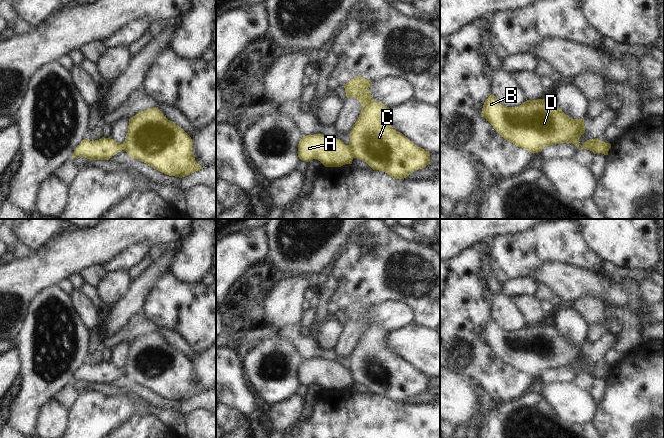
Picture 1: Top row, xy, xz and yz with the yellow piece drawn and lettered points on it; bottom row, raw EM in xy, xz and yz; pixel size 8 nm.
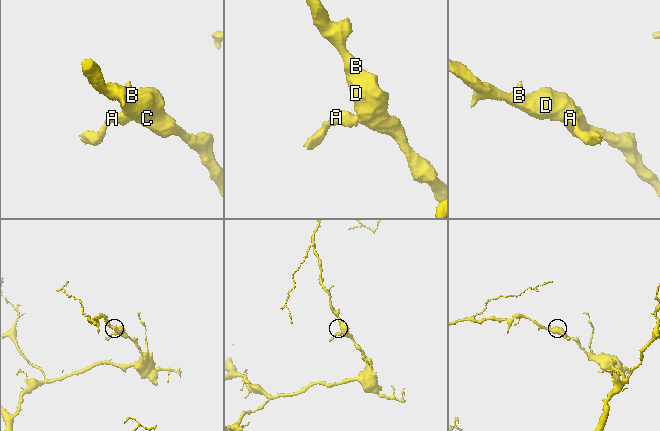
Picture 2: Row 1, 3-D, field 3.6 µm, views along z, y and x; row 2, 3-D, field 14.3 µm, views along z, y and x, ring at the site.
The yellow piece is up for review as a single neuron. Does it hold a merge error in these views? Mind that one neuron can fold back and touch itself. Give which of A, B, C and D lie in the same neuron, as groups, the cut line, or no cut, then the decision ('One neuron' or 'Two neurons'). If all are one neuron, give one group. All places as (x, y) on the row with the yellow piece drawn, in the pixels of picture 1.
Groups: A / B C D. Split along yz (597, 139), (592, 147), (592, 151). Two neurons.

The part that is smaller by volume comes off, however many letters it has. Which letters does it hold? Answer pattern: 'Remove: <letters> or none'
Remove: A.

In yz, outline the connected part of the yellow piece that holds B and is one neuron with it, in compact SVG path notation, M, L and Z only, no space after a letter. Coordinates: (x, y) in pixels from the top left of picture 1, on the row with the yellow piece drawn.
M491 94L484 102L481 115L505 140L533 154L546 146L561 143L572 143L578 148L579 139L585 133L584 119L571 119L552 99L526 99L519 106L507 107Z

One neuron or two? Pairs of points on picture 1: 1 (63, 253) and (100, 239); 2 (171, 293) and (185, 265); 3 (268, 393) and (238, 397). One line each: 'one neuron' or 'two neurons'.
1: one neuron
2: two neurons
3: two neurons

